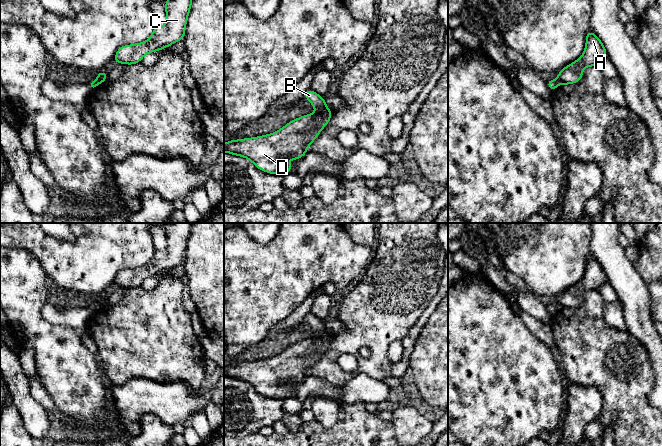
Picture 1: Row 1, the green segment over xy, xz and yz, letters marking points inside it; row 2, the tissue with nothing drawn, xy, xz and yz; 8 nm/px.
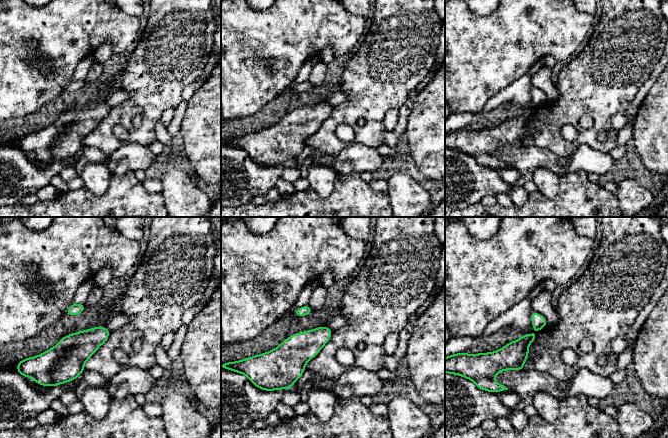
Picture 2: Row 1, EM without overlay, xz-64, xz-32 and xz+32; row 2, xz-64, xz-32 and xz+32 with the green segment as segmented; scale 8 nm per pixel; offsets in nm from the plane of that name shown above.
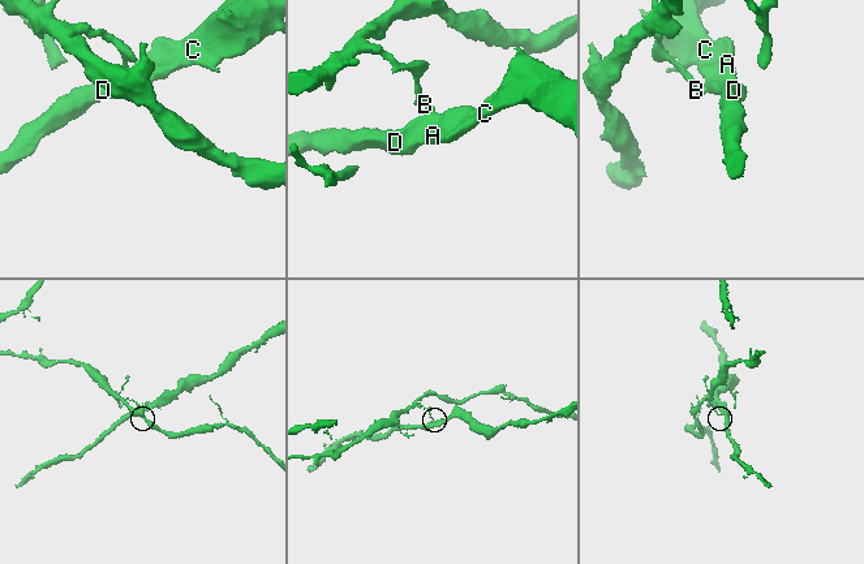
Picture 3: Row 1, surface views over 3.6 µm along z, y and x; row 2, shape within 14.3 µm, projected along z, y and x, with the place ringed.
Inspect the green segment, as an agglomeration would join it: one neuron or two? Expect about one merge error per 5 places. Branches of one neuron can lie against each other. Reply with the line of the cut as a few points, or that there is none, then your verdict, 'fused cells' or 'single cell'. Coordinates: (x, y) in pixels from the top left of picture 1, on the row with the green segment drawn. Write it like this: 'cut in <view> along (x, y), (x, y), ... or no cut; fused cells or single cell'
cut in xz along (326, 107), (318, 111); fused cells

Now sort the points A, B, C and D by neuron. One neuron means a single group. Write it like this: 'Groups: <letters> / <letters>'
Groups: A C D / B

